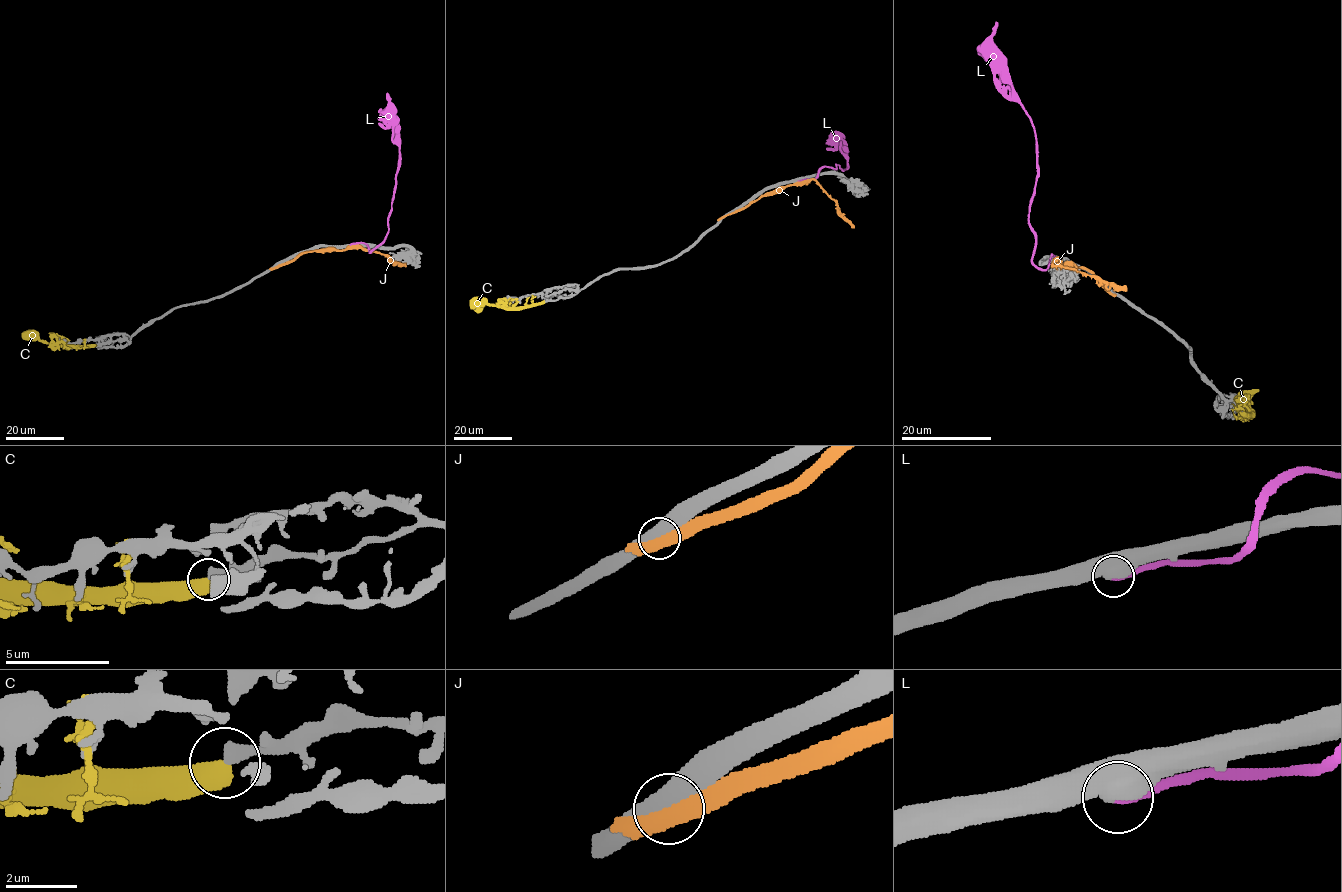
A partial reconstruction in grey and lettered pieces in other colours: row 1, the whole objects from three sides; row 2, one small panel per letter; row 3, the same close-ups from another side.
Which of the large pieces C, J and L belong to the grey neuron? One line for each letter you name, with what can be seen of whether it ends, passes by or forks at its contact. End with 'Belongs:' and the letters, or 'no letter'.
L: it ends
Belongs: L

